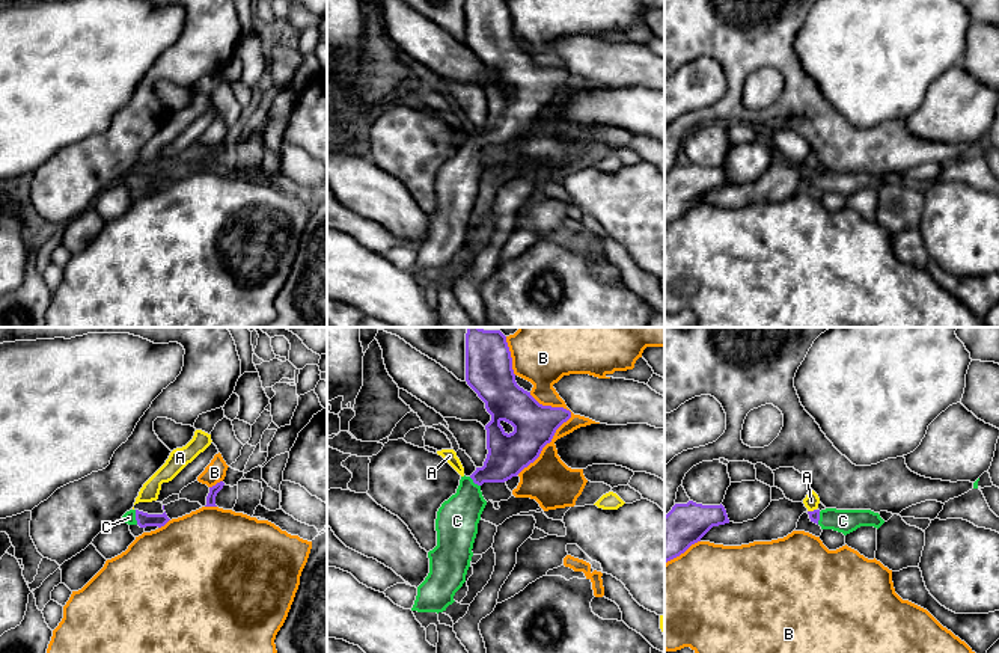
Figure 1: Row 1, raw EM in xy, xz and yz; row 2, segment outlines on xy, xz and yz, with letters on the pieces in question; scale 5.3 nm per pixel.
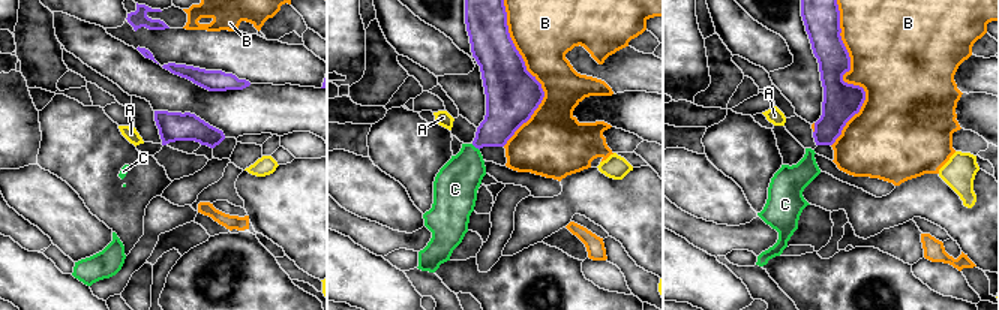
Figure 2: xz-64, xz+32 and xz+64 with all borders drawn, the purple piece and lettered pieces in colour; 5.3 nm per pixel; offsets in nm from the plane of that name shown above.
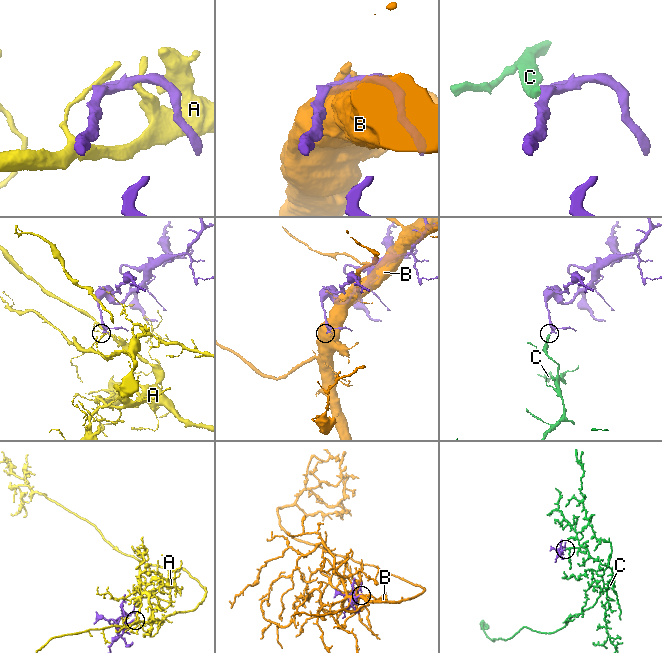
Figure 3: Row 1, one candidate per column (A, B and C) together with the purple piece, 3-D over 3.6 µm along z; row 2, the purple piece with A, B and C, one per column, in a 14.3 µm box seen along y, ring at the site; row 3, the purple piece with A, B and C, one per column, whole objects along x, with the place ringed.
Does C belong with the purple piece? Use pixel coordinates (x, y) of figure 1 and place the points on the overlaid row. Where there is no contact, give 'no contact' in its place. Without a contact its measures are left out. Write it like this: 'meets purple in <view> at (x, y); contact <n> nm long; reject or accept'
meets purple in xy at (136, 518); contact 80 nm long; accept

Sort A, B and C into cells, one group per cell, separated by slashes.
A / B / C

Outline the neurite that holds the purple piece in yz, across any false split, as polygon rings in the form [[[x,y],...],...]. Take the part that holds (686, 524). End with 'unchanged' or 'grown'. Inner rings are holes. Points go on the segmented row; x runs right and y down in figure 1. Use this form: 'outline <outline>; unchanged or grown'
outline [[[675,504],[664,516],[664,564],[701,541],[713,526],[725,523],[729,523],[729,519],[722,504]]]; unchanged

